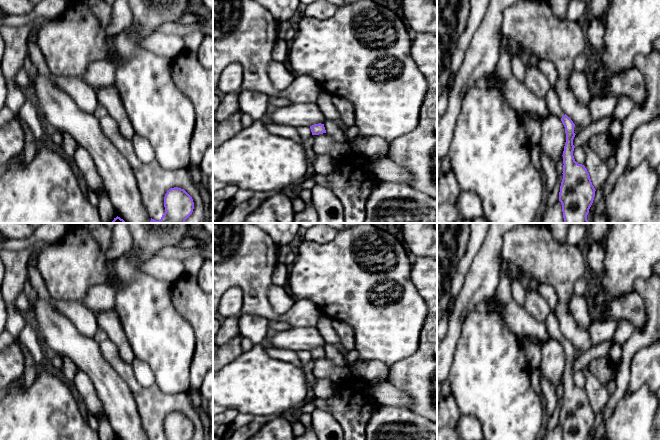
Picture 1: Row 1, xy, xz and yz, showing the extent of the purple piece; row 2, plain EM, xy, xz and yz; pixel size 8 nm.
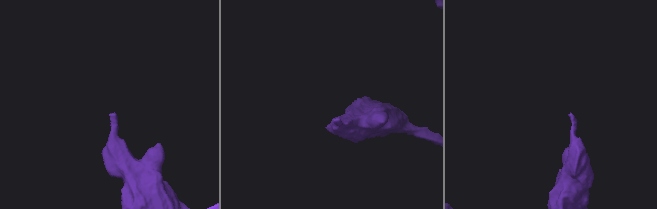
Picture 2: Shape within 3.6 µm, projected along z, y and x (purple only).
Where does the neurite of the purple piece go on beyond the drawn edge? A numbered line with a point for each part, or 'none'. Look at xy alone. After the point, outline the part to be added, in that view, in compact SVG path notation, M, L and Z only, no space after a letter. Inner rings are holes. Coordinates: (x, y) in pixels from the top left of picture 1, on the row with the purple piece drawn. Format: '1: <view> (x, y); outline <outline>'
none

